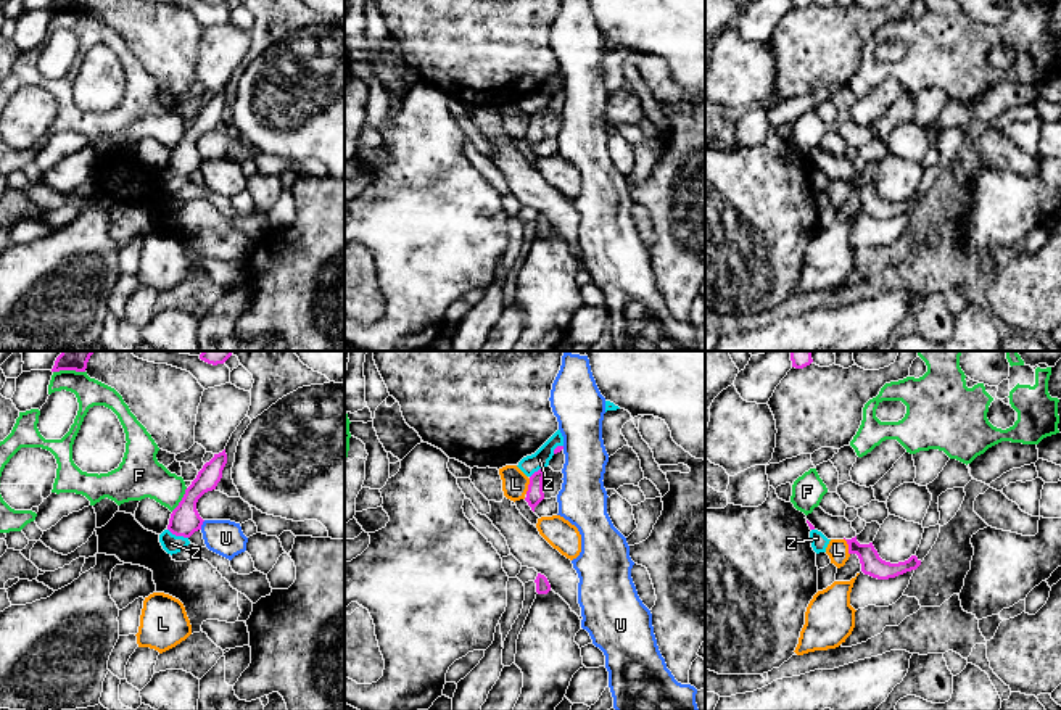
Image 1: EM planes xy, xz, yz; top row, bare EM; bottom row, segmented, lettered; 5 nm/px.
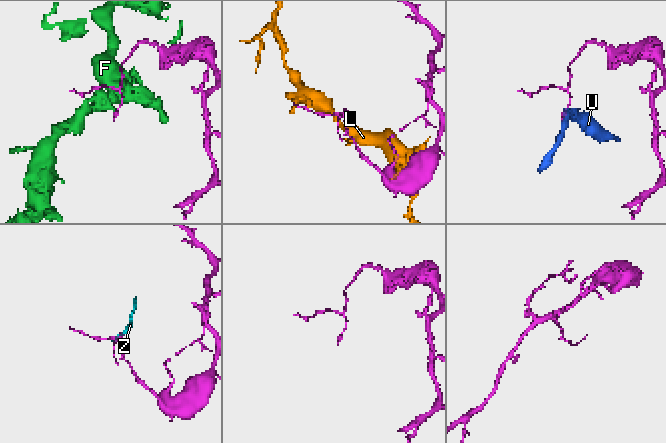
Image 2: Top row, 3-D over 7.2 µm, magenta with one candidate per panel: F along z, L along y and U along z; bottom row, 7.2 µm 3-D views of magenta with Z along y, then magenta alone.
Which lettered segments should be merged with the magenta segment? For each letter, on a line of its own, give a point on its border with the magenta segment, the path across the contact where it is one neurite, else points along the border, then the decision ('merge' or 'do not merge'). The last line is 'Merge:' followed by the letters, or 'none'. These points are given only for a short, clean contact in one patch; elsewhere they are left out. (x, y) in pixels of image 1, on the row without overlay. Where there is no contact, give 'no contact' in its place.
F: meets magenta in xy at (182, 139); do not merge
L: meets magenta in xz at (528, 126); do not merge
U: meets magenta in xy at (202, 163); border along xy (205, 160), (200, 168); do not merge
Z: meets magenta in xy at (177, 174); border along xy (168, 168), (187, 177); do not merge
Merge: none

